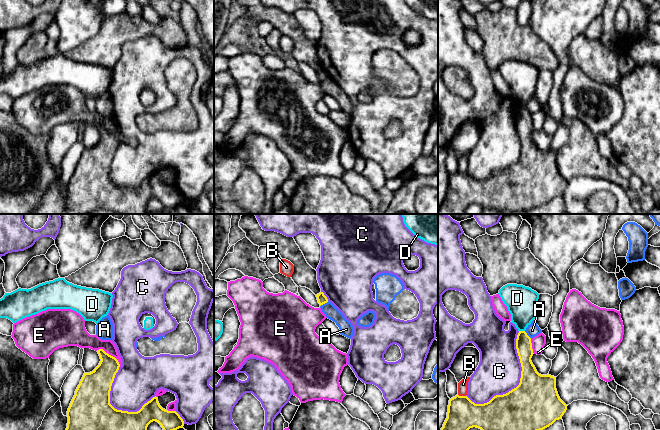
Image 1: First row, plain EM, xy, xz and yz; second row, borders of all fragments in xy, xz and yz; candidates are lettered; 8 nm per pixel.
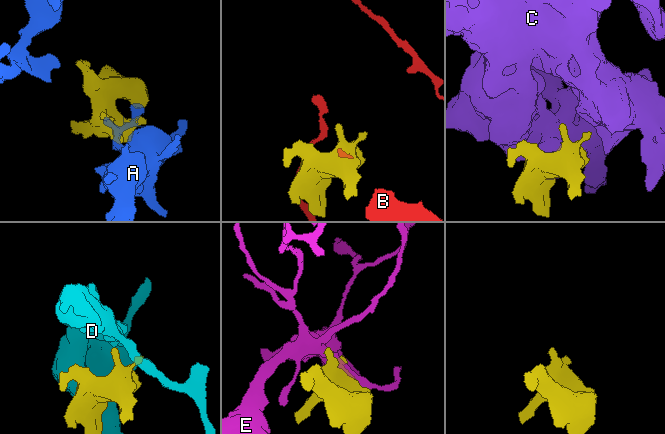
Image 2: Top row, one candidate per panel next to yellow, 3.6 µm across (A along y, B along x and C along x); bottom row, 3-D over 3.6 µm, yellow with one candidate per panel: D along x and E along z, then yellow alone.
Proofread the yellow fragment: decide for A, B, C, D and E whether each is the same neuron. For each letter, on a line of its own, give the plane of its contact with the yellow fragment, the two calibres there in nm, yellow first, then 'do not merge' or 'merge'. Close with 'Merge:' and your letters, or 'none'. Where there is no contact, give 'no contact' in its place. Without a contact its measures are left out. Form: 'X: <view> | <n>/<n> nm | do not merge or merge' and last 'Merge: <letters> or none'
A: xz | 80/110 nm | do not merge
B: yz | 260/80 nm | do not merge
C: yz | 400/360 nm | do not merge
D: yz | 130/240 nm | do not merge
E: xy | 220/130 nm | do not merge
Merge: none

